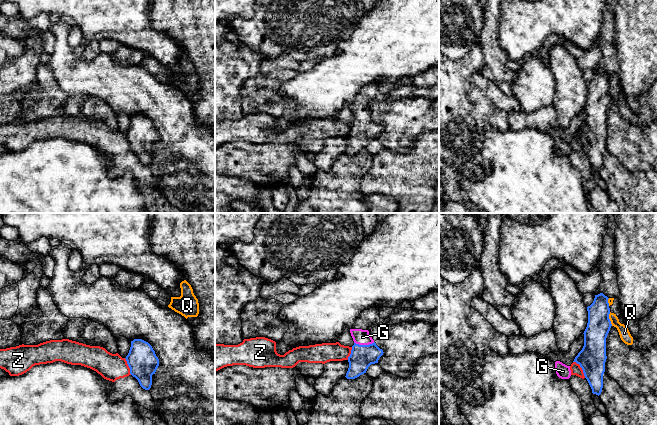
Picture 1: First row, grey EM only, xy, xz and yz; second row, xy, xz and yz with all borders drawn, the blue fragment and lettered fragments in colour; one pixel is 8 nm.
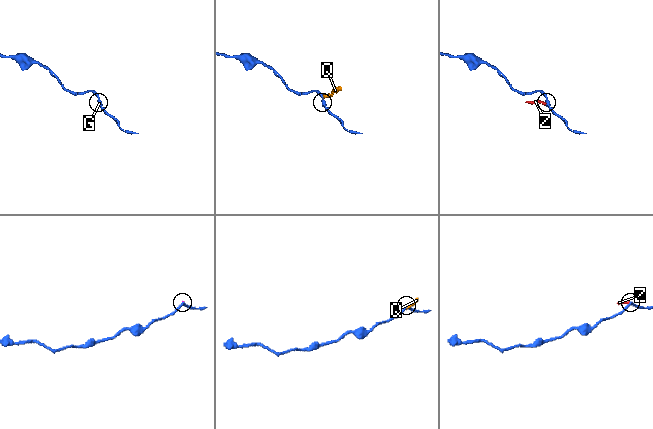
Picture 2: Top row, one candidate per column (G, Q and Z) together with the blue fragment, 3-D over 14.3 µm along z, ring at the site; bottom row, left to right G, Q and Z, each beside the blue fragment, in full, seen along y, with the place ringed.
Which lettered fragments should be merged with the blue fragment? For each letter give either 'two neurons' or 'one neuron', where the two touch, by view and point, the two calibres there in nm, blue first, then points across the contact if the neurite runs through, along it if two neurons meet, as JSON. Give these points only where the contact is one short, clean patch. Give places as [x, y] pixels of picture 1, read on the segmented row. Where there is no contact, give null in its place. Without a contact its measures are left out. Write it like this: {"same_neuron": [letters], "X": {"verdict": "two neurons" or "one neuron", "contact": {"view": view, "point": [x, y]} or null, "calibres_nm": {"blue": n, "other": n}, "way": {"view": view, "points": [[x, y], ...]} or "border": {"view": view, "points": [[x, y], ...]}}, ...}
{"same_neuron": ["G"], "G": {"verdict": "one neuron", "contact": {"view": "xz", "point": [364, 345]}, "calibres_nm": {"blue": 190, "other": 130}, "way": {"view": "xz", "points": [[362, 356], [364, 345], [362, 337]]}}, "Q": {"verdict": "two neurons", "contact": {"view": "yz", "point": [609, 319]}, "calibres_nm": {"blue": 190, "other": 90}, "border": {"view": "yz", "points": [[609, 312], [609, 320], [612, 325]]}}, "Z": {"verdict": "two neurons", "contact": {"view": "yz", "point": [581, 367]}, "calibres_nm": {"blue": 220, "other": 90}, "border": {"view": "yz", "points": [[573, 361], [579, 365], [585, 377]]}}}

